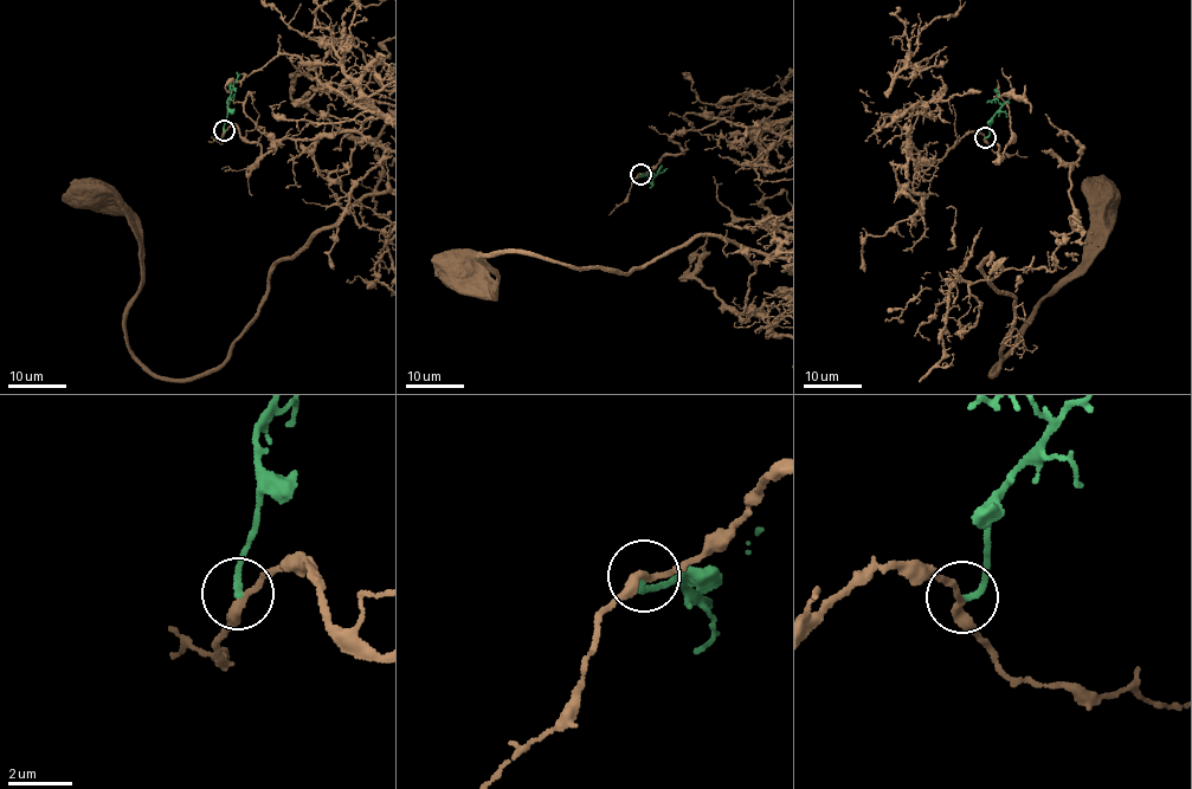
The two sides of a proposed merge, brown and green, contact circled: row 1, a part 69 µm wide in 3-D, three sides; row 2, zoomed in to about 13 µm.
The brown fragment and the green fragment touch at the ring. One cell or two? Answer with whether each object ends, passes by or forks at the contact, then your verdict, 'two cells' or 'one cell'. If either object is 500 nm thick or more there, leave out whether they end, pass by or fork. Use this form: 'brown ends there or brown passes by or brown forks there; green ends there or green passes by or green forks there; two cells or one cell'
brown passes by; green ends there; two cells

